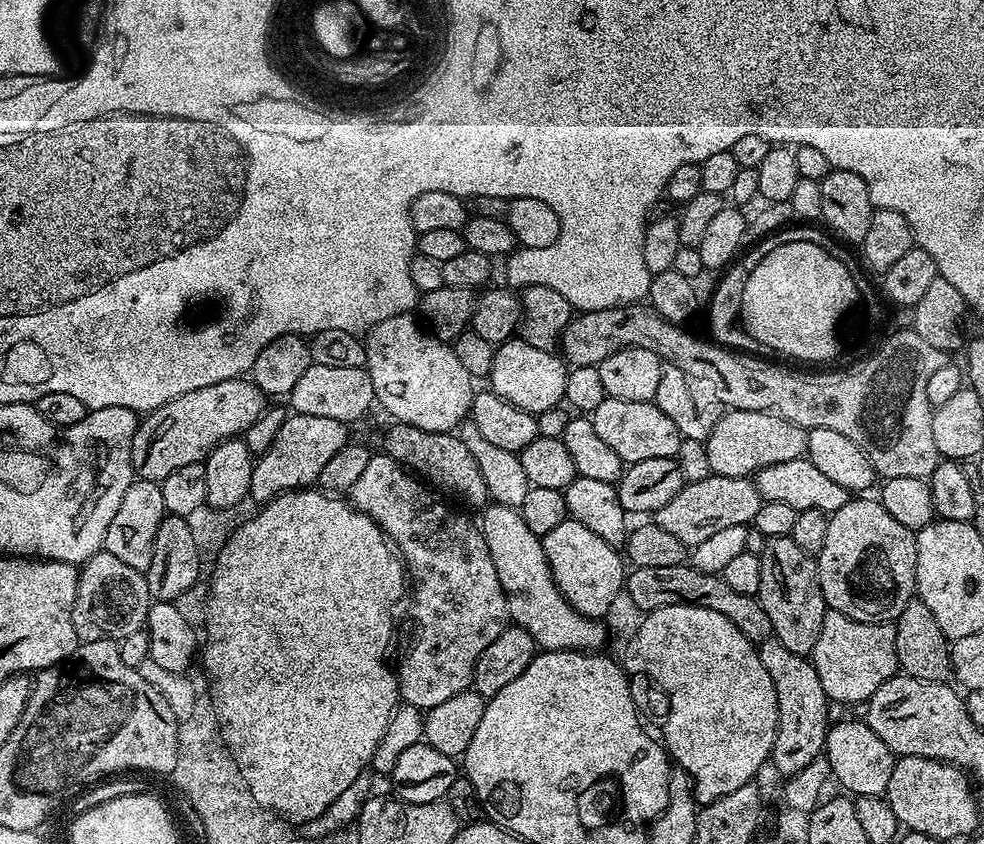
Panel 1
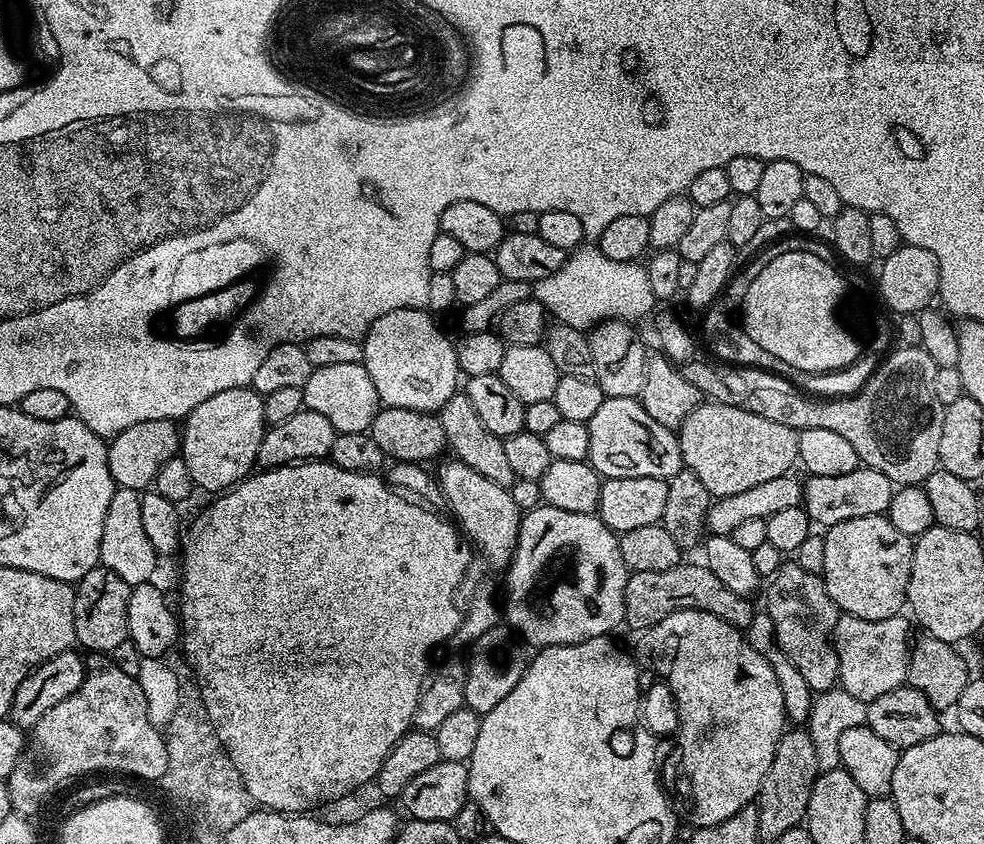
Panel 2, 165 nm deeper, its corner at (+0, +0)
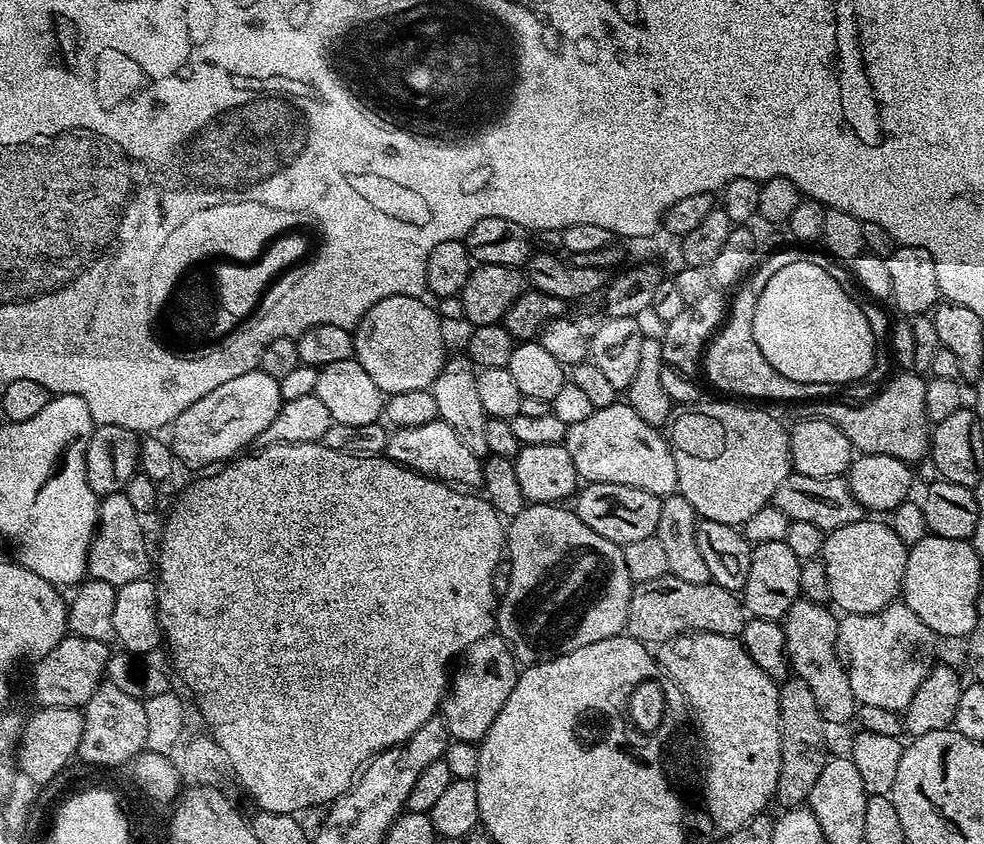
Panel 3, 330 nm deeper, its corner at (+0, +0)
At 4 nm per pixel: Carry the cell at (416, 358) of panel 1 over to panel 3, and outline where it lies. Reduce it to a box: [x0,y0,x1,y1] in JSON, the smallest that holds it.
[352,296,446,394]

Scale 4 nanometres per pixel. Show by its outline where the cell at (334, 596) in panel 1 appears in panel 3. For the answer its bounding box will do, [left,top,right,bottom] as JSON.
[154,442,506,814]

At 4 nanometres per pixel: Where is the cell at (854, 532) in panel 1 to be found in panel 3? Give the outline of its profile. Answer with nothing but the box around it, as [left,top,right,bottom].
[822,518,908,614]

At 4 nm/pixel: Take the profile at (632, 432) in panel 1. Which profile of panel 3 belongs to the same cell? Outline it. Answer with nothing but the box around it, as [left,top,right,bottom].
[563,402,677,498]

